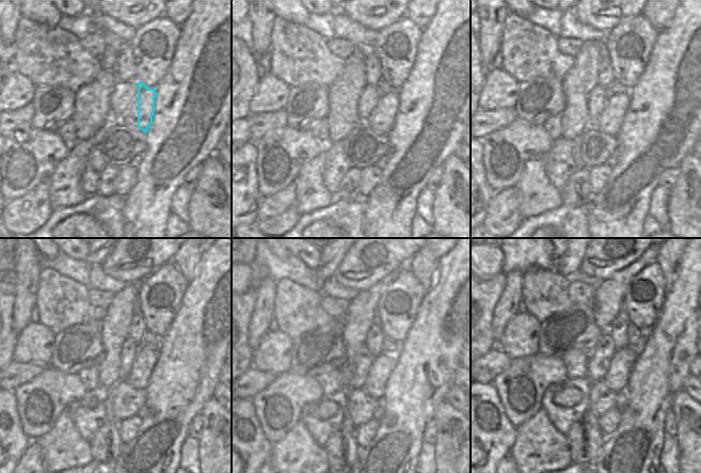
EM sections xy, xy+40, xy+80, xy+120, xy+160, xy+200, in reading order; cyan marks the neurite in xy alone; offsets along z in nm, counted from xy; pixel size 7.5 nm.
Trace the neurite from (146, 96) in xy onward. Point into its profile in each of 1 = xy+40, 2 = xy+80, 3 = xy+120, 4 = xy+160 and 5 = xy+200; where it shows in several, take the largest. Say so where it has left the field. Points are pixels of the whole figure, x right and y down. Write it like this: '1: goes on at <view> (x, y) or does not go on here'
1: goes on at xy+40 (386, 97)
2: goes on at xy+80 (617, 127)
3: goes on at xy+120 (146, 358)
4: goes on at xy+160 (375, 383)
5: goes on at xy+200 (623, 360)

